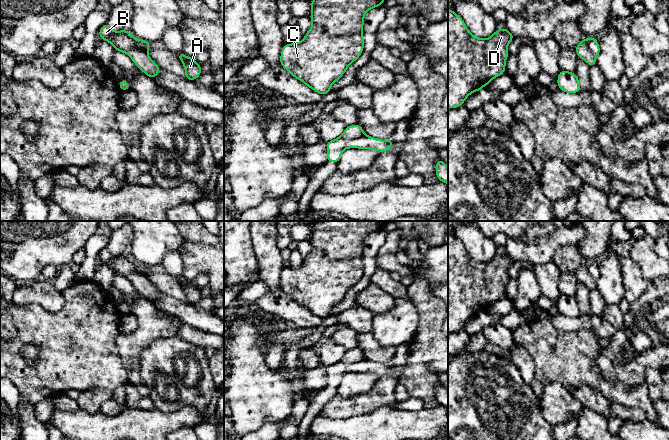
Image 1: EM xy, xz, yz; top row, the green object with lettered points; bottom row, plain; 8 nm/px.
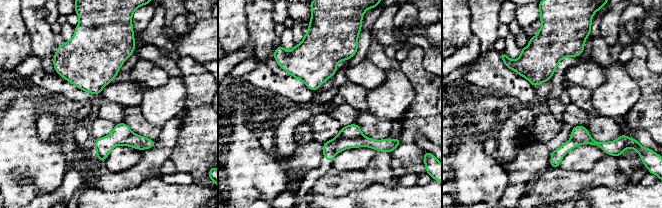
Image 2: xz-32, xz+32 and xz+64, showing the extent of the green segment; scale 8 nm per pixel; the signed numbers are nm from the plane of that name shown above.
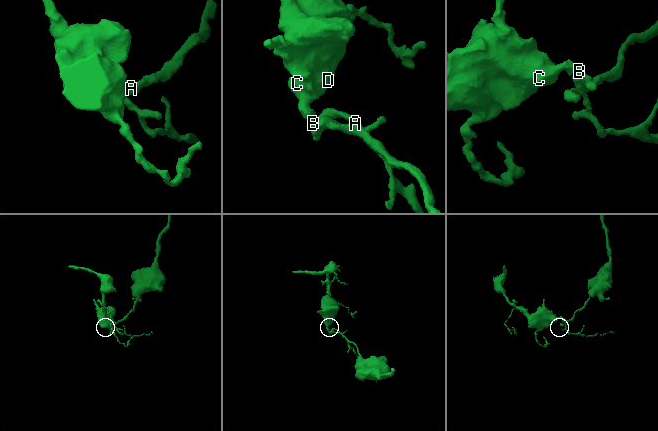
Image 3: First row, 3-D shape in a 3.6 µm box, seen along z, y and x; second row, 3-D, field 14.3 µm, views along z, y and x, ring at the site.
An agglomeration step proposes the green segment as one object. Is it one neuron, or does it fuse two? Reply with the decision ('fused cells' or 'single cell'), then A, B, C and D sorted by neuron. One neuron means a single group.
fused cells; A / B C D

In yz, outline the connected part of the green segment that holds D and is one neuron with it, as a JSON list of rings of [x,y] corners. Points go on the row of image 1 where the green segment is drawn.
[[[448,8],[448,109],[462,106],[471,93],[505,72],[507,47],[514,38],[504,27],[487,39],[476,38]]]

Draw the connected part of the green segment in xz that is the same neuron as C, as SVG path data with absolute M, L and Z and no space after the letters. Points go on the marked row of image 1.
M311 0L311 28L298 43L286 44L280 64L292 76L318 94L330 93L330 87L356 61L364 49L363 24L368 10L382 6L384 0Z

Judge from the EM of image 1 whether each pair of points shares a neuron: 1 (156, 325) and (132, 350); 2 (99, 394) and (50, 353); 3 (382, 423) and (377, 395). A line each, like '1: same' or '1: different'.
1: same
2: different
3: different

